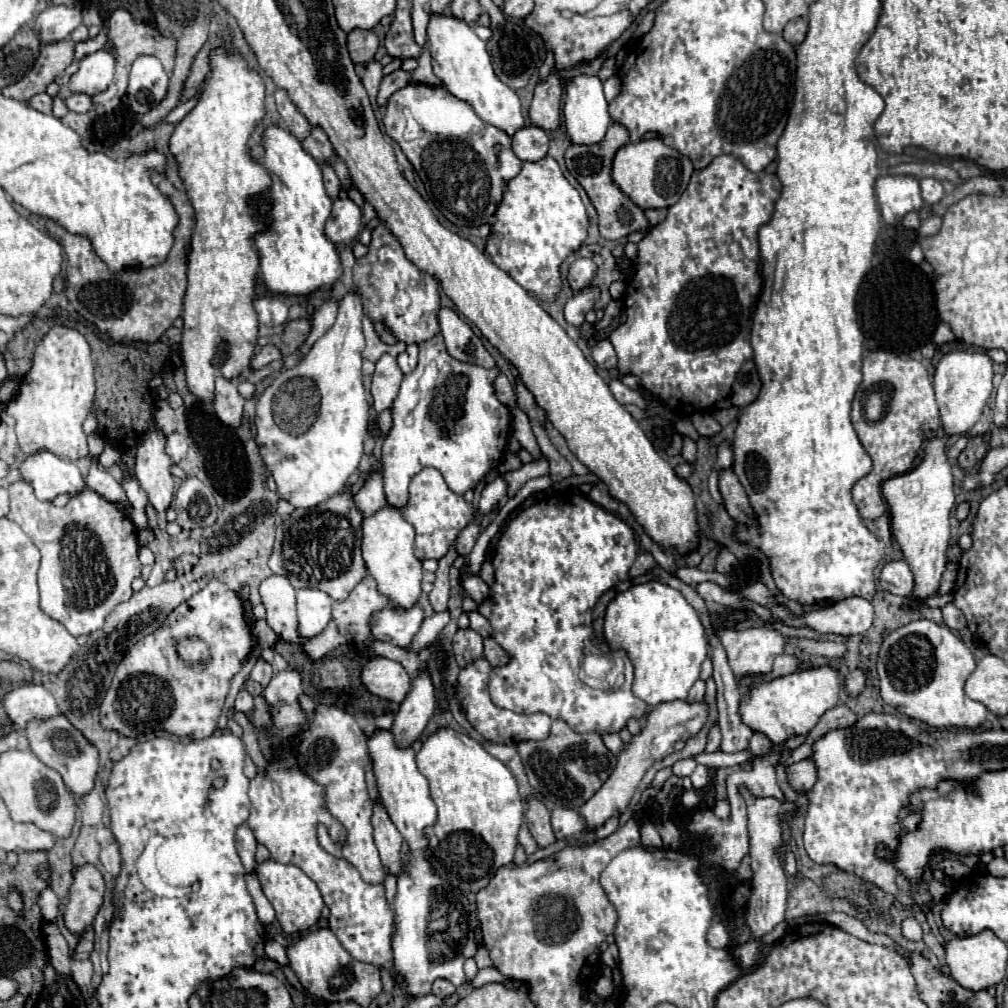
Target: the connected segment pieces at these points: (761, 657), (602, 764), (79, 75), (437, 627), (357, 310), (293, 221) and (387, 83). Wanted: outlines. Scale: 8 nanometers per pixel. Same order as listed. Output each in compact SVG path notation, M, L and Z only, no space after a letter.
M750 628L744 632L720 630L734 676L742 672L770 672L772 662L788 646L788 636L776 628Z
M562 720L552 722L552 730L546 740L520 742L518 752L536 794L542 794L546 800L566 808L580 808L590 800L608 780L616 764L616 756L604 746L598 732L578 734Z
M98 50L80 60L80 68L70 76L68 88L72 92L82 92L94 96L104 92L114 76L114 56L108 50Z
M442 612L442 614L432 614L430 618L424 618L424 624L418 632L418 636L414 638L414 644L410 646L412 652L418 652L418 648L426 648L426 644L432 644L438 634L442 632L442 628L448 624L450 620L450 612Z
M352 288L340 302L336 324L314 344L314 348L296 368L280 372L256 402L256 444L260 446L260 454L276 480L280 498L288 500L294 508L314 508L320 502L338 494L338 490L346 484L348 476L358 470L360 458L364 454L370 404L366 400L360 372L360 352L364 350L364 336L360 324L362 316L362 298Z
M276 124L264 130L262 140L262 164L268 170L272 184L262 196L250 198L254 206L258 200L268 200L272 204L266 214L266 230L254 236L254 244L260 256L260 276L272 294L308 296L326 288L326 284L336 284L342 274L338 250L324 234L324 224L330 216L332 200L324 190L320 164L308 152L304 152L300 140Z
M394 70L392 74L386 74L386 76L382 78L380 92L378 92L378 106L386 106L388 98L390 98L396 90L400 90L400 88L408 86L410 82L412 82L412 74L410 74L410 72Z

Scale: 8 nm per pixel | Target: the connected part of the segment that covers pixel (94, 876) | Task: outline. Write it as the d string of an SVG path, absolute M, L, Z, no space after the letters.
M92 864L76 868L74 882L70 886L70 896L64 908L66 928L80 936L94 922L104 898L104 878L100 870Z

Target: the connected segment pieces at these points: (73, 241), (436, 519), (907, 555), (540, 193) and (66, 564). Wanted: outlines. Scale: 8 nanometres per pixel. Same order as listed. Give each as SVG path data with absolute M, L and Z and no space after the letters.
M154 176L158 180L158 186L166 196L172 198L176 212L180 216L180 224L174 232L176 244L168 256L166 262L154 266L154 268L128 268L124 272L110 272L108 266L96 256L92 250L92 244L88 238L70 234L64 228L56 226L52 220L46 222L48 234L60 242L66 254L66 296L70 304L76 308L80 316L94 322L102 332L114 336L116 340L146 340L154 342L158 340L182 314L182 300L186 294L186 262L188 262L188 250L190 250L190 232L194 226L194 208L190 204L190 198L186 190L174 188L164 176Z
M424 468L422 472L418 472L412 478L408 502L406 502L406 506L402 506L398 510L400 510L402 518L406 522L410 522L416 530L414 556L418 556L418 560L428 560L428 558L440 560L448 552L450 544L454 542L454 536L474 516L474 506L470 502L466 502L462 494L452 492L436 468Z
M930 438L924 444L926 456L910 474L894 476L882 484L882 494L892 514L892 536L896 538L904 562L914 574L914 600L924 600L938 594L942 572L946 570L946 548L950 540L950 510L954 506L954 484L950 458L944 448L944 438Z
M544 156L538 162L524 162L522 172L504 186L504 198L498 204L496 222L492 224L492 232L486 242L486 254L498 268L506 270L524 290L532 292L538 300L554 302L562 290L560 264L580 248L586 236L588 214L578 190L564 178L560 164L554 158Z
M18 480L10 484L10 512L6 514L8 520L16 522L38 546L42 554L42 564L38 572L38 586L40 586L40 608L50 618L58 620L72 636L92 634L100 630L106 622L106 616L122 602L130 600L132 596L132 580L140 576L142 564L138 560L138 538L132 520L116 508L116 504L104 500L98 492L86 490L80 496L68 500L66 506L56 508L48 500L38 500L30 482Z

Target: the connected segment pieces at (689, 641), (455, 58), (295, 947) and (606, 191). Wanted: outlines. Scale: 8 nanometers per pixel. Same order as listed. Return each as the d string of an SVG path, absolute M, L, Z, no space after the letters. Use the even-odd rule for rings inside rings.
M658 580L634 584L628 590L616 594L614 600L610 600L604 616L604 640L608 642L612 652L624 650L628 654L634 666L632 692L650 706L672 700L686 700L688 690L700 678L700 664L708 656L708 640L704 636L704 626L698 612L686 602L686 598L678 590Z
M432 14L428 22L428 50L432 54L434 74L444 82L446 90L472 104L482 120L510 136L524 128L524 116L516 92L508 88L500 78L496 78L486 42L474 34L468 22L452 14Z
M320 928L316 932L302 936L300 940L292 942L286 948L286 954L288 954L288 964L298 976L302 988L308 994L314 994L316 998L322 998L324 1002L344 1002L344 1000L356 1002L354 984L344 984L344 980L366 980L366 1006L382 992L382 978L378 968L352 958L342 948L342 944L338 942L338 938L330 928Z
M612 120L612 124L608 126L608 132L604 136L604 140L584 146L584 144L572 144L566 150L566 166L570 170L570 174L580 182L580 186L588 192L588 198L592 200L596 212L598 212L598 226L600 226L600 234L606 240L620 240L626 238L632 232L646 232L650 228L644 210L640 206L636 206L612 180L612 158L616 154L616 150L624 144L630 142L630 132L626 130L626 126L618 124ZM588 148L590 148L590 166L588 166Z

